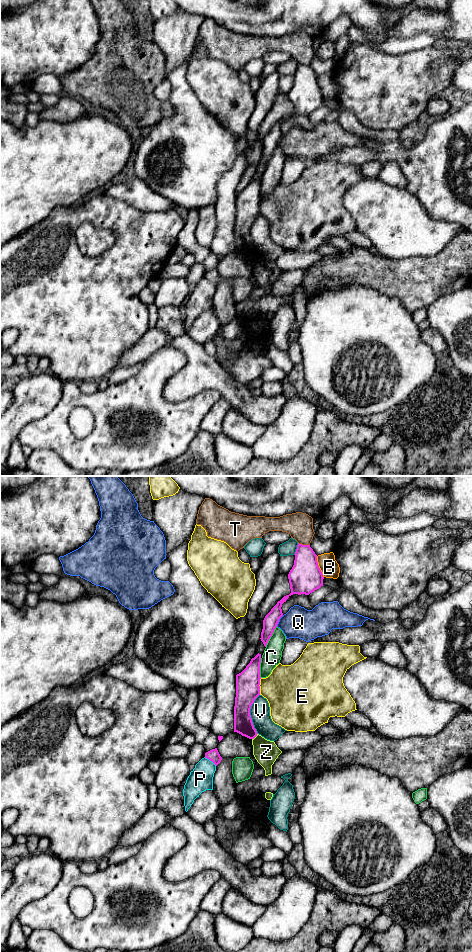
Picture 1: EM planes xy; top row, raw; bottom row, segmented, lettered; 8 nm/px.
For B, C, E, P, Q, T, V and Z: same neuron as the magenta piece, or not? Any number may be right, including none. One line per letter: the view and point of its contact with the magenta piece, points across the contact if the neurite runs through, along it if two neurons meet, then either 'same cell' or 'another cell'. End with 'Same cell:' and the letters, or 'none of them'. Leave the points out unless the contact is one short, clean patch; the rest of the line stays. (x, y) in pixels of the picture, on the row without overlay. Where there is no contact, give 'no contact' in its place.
B: meets magenta in xy at (318, 87); another cell
C: meets magenta in xy at (271, 155); another cell
E: meets magenta in xy at (259, 206); border along xy (261, 198), (259, 214); another cell
P: meets magenta in xy at (210, 280); another cell
Q: meets magenta in xy at (278, 141); border along xy (283, 135), (276, 146); another cell
T: meets magenta in xy at (304, 65); another cell
V: meets magenta in xy at (249, 234); another cell
Z: meets magenta in xy at (255, 256); border along xy (257, 253), (252, 259); another cell
Same cell: none of them

